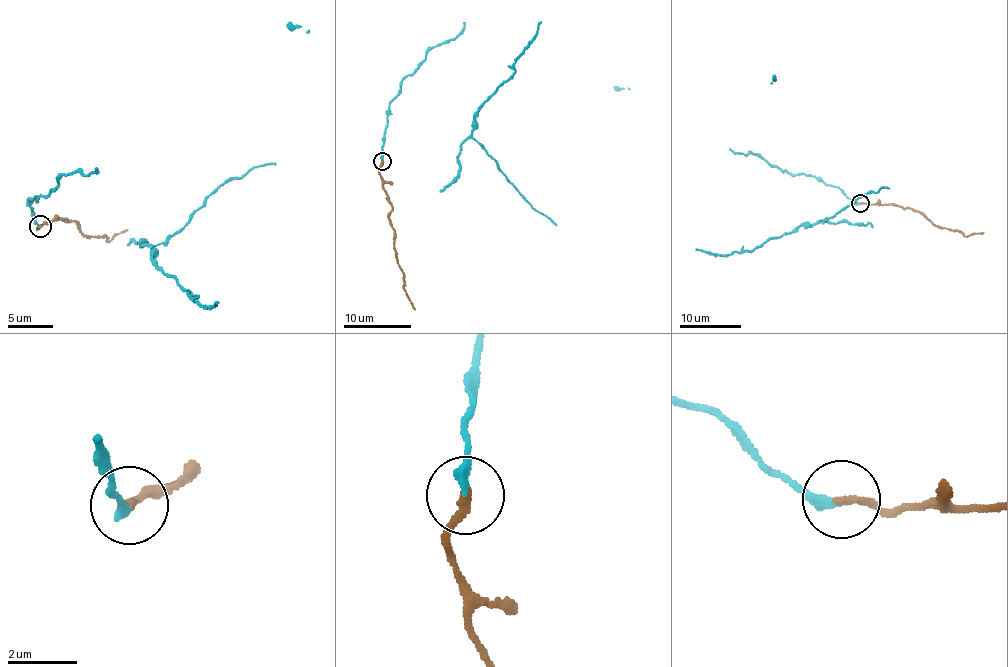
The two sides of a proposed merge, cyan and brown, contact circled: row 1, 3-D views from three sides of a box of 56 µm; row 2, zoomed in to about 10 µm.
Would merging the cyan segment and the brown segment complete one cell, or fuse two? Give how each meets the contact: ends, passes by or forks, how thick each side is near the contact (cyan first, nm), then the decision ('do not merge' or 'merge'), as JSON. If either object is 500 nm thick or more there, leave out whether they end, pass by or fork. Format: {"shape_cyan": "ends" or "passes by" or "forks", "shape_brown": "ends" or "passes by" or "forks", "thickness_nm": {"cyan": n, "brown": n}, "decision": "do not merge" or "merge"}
{"shape_cyan": "ends", "shape_brown": "ends", "thickness_nm": {"cyan": 280, "brown": 260}, "decision": "do not merge"}

